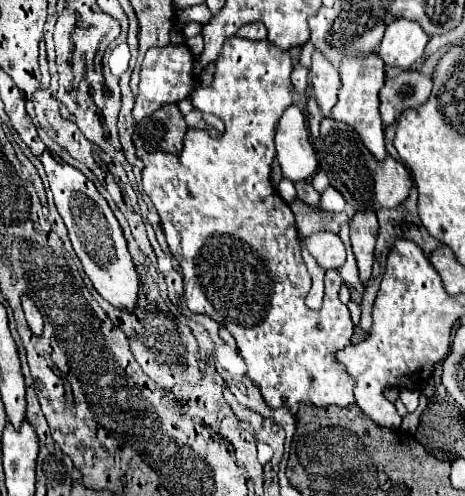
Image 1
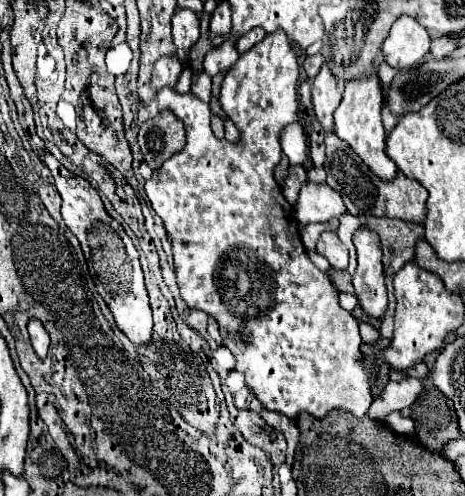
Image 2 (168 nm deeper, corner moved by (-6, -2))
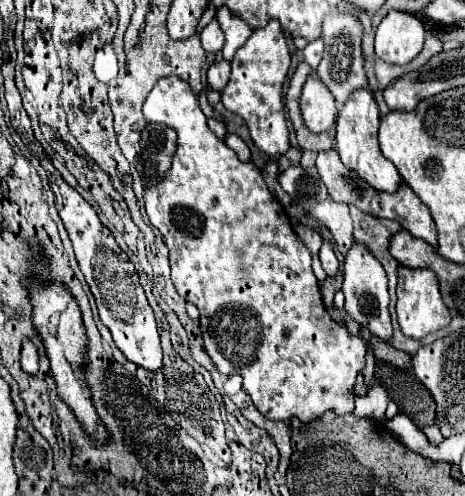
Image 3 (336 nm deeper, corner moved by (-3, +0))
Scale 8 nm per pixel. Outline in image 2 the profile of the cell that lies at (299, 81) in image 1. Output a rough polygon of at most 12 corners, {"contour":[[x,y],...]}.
{"contour":[[306,56],[304,70],[306,76],[312,80],[320,66],[322,56]]}

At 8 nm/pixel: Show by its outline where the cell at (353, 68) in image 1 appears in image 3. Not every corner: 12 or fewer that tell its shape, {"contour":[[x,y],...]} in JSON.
{"contour":[[357,90],[337,118],[341,162],[391,194],[403,178],[377,142],[379,106]]}

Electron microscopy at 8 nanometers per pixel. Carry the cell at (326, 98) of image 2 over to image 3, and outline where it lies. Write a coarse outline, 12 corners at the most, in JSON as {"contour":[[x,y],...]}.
{"contour":[[311,74],[299,104],[311,132],[331,130],[335,98]]}

